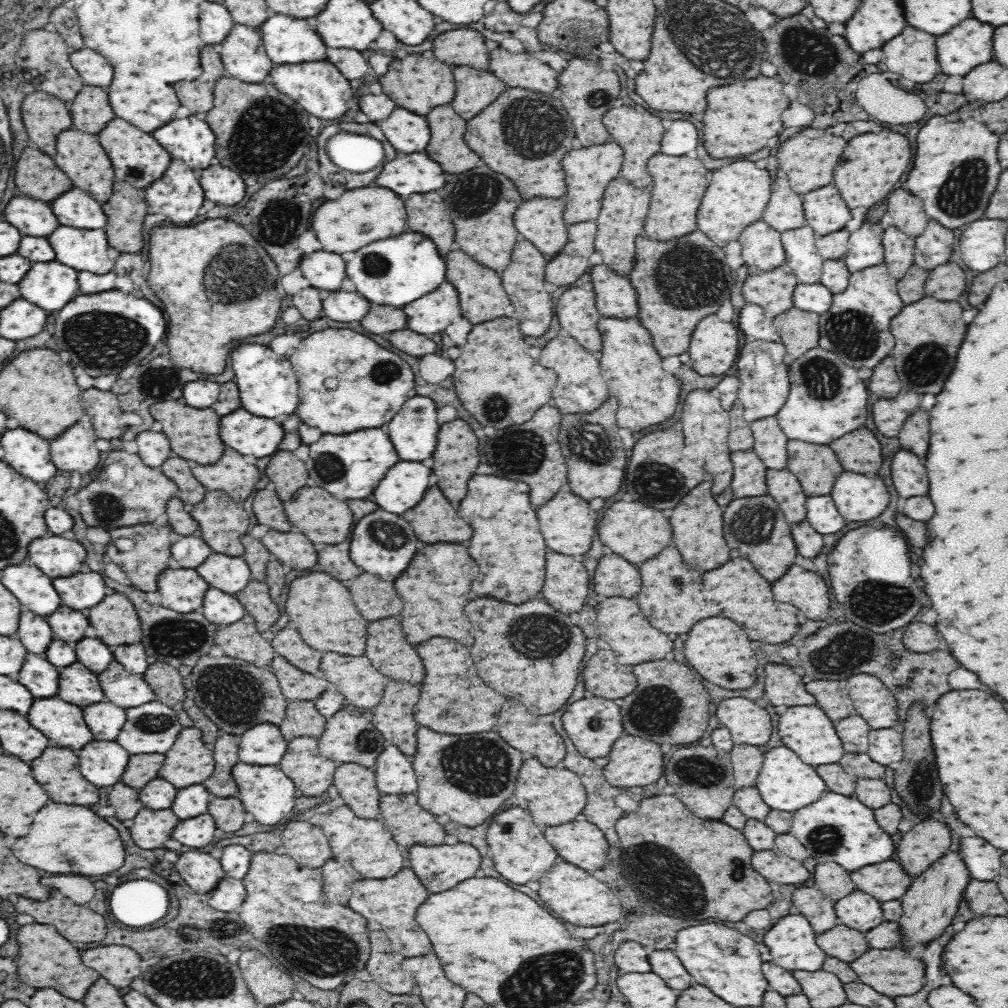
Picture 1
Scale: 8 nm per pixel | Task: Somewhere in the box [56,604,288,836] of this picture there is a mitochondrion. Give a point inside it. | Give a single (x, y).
(232, 693)

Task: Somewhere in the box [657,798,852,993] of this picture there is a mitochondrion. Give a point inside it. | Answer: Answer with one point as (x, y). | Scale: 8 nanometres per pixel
(824, 839)

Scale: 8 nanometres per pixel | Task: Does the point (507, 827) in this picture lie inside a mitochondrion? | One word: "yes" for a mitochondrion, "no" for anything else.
yes

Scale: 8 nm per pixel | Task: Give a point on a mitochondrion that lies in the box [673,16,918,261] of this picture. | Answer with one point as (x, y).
(803, 50)

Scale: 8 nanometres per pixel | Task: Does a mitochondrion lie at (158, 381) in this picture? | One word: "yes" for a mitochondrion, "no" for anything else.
yes

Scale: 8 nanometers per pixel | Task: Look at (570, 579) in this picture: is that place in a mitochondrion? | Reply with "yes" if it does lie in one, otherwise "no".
no

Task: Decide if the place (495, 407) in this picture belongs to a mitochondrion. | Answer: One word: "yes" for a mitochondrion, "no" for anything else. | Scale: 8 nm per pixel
yes

